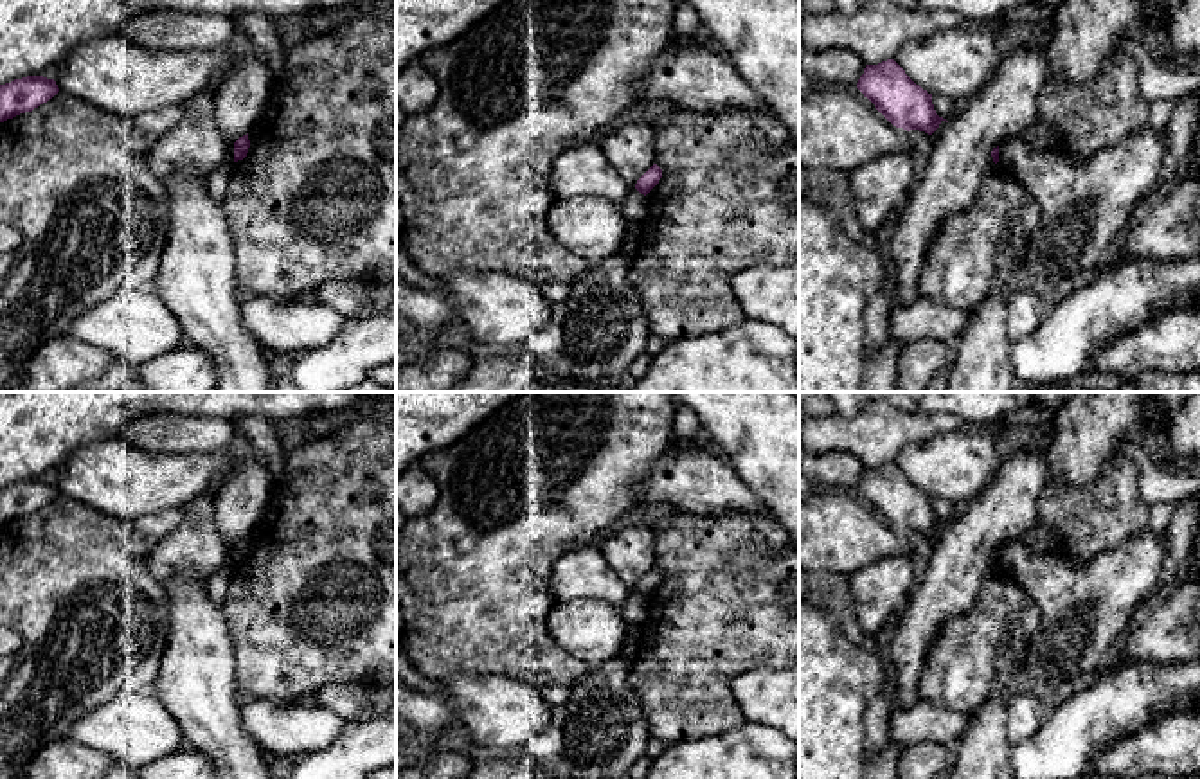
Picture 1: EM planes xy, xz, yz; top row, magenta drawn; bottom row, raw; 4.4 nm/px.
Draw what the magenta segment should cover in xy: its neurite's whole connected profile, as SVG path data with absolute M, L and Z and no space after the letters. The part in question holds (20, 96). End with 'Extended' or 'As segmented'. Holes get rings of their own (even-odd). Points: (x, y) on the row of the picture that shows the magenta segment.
M27 76L0 85L0 122L32 112L59 92L54 79Z. As segmented

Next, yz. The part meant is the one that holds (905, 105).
M894 59L866 65L857 88L896 128L932 135L946 121L936 113L932 94L916 85Z. As segmented

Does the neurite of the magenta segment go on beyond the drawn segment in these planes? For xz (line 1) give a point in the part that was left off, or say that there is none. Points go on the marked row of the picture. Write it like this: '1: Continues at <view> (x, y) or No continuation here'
1: No continuation here

